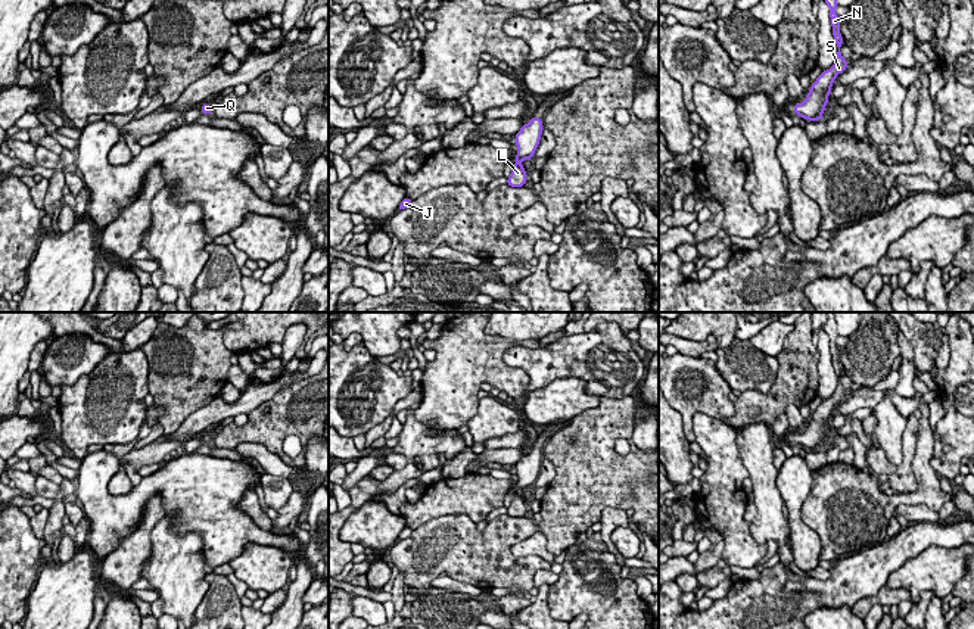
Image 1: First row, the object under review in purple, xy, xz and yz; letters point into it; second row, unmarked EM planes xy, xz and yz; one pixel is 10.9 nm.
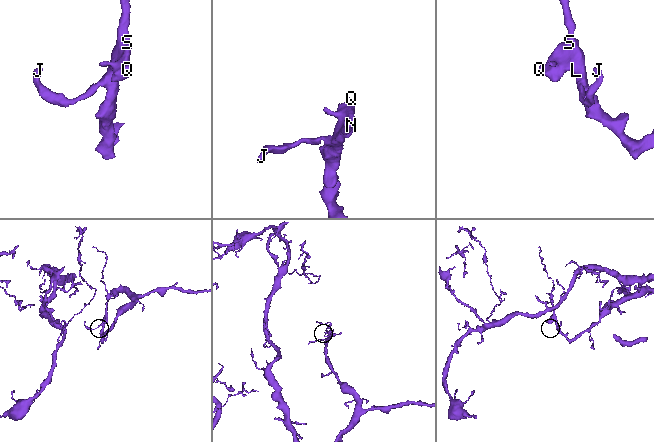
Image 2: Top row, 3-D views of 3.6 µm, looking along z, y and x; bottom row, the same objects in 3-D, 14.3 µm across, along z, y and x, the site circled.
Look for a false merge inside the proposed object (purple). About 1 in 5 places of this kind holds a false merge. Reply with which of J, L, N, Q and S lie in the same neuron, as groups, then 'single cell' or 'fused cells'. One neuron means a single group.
J L N Q S; single cell

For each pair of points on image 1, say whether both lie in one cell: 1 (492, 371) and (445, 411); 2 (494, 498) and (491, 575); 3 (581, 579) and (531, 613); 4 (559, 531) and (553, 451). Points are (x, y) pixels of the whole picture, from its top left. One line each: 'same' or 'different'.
1: same
2: different
3: different
4: same

